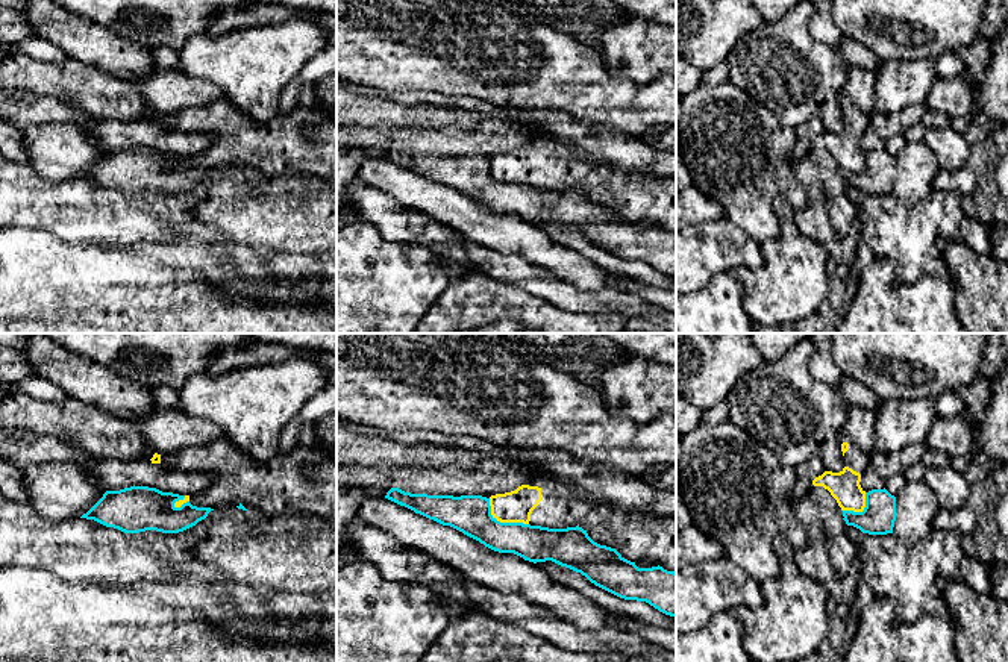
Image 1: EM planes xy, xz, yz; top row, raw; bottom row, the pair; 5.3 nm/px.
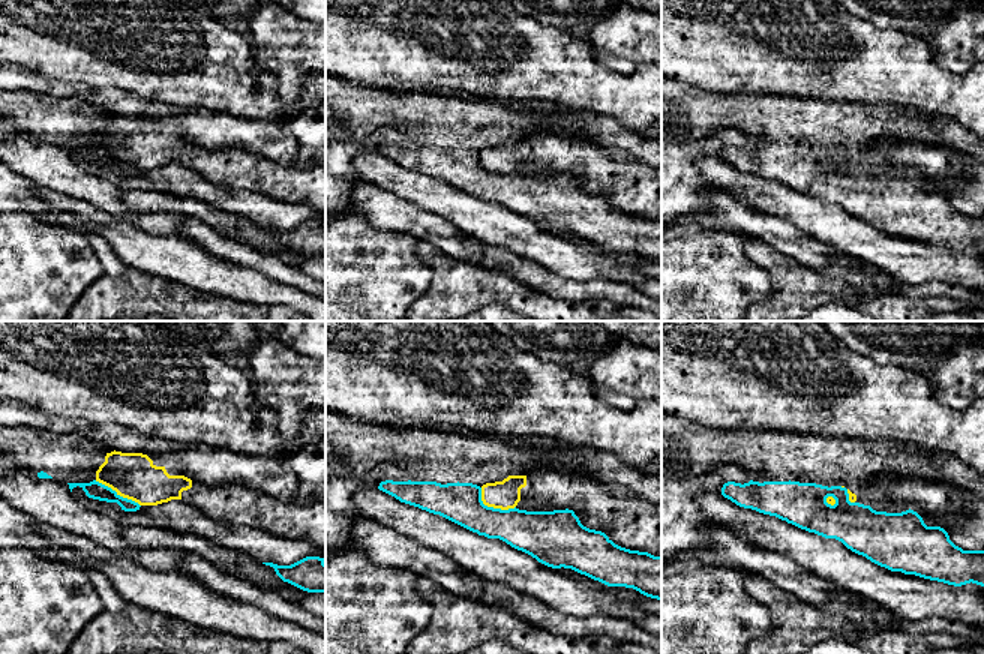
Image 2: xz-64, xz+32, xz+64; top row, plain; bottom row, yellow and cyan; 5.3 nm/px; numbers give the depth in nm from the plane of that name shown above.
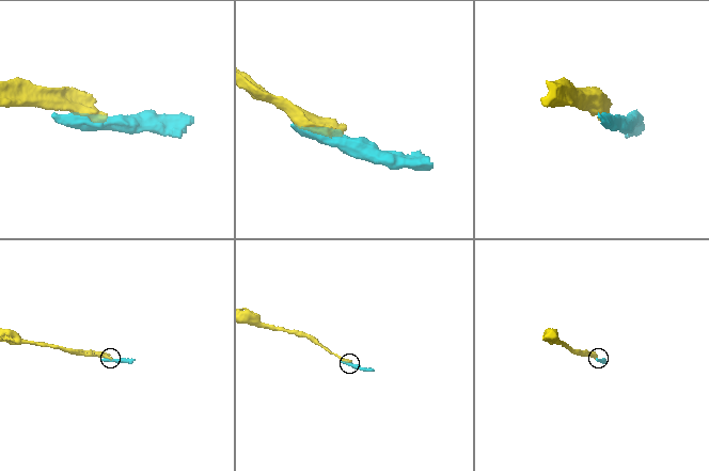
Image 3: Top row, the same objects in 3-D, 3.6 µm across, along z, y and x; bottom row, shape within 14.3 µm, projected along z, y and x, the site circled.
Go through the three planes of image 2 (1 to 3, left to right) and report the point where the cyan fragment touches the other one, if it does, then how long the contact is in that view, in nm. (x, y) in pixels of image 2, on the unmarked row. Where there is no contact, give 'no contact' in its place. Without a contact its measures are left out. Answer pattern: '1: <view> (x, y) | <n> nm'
1: xz-64 (117, 156) | 280 nm
2: xz+32 (492, 170) | 220 nm
3: xz+64 (827, 165) | 70 nm

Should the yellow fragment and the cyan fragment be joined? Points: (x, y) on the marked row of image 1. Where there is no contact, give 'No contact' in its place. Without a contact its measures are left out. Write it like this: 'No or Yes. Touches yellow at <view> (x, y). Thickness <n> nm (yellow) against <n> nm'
No. Touches yellow at xz (502, 521). Thickness 170 nm (yellow) against 200 nm

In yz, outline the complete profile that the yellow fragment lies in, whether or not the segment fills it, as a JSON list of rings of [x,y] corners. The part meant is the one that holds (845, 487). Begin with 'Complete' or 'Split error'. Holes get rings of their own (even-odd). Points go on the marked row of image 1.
Split error. [[[853,441],[843,442],[844,468],[840,473],[825,471],[812,480],[814,486],[823,486],[837,500],[841,511],[862,512],[866,491],[861,488],[861,474],[870,467],[870,454]]]

